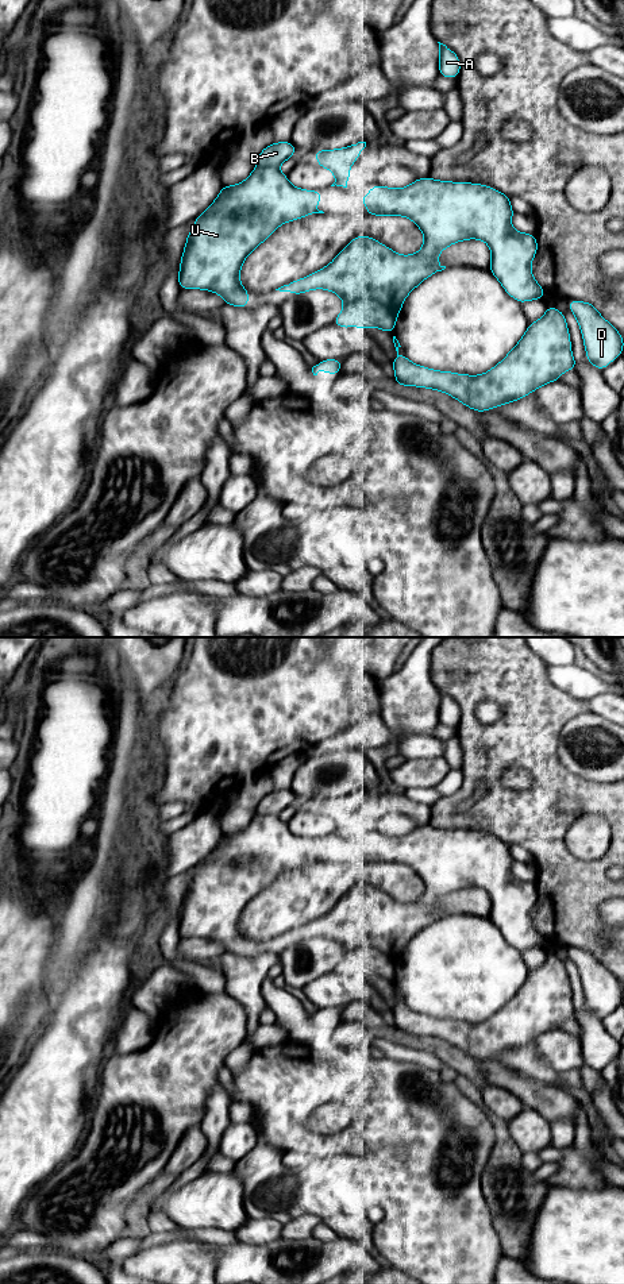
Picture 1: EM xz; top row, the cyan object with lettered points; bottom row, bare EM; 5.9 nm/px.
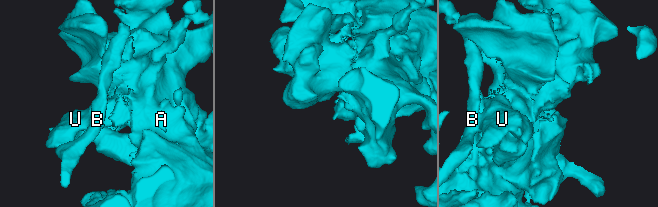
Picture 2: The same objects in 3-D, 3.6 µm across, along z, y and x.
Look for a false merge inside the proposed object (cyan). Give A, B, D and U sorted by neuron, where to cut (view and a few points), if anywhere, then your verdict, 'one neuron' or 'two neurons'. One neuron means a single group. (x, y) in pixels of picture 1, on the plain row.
A D U / B; cut in xz along (257, 814), (277, 817); two neurons

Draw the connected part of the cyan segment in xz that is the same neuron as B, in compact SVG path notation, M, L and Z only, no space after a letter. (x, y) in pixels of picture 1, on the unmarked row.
M290 788L271 791L259 801L255 811L257 815L278 817L282 810L293 805L296 801L297 798Z

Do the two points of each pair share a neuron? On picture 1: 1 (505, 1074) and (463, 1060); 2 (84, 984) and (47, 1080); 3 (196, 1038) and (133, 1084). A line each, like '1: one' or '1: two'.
1: two
2: one
3: one

